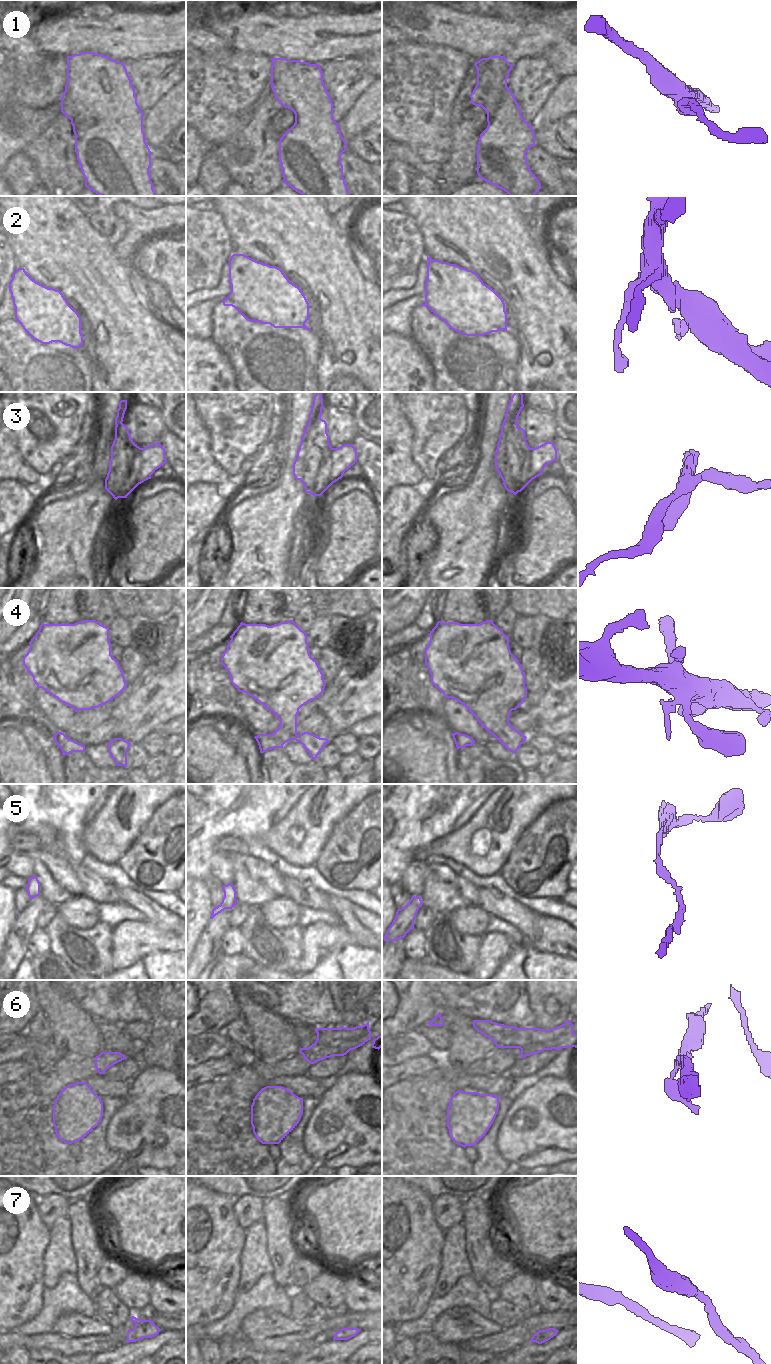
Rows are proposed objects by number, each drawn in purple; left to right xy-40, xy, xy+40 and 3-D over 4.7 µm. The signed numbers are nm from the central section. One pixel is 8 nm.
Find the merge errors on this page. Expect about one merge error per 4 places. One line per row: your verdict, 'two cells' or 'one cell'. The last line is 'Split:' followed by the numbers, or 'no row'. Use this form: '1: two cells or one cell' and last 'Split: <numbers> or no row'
1: two cells
2: one cell
3: two cells
4: one cell
5: one cell
6: one cell
7: one cell
Split: 1, 3

